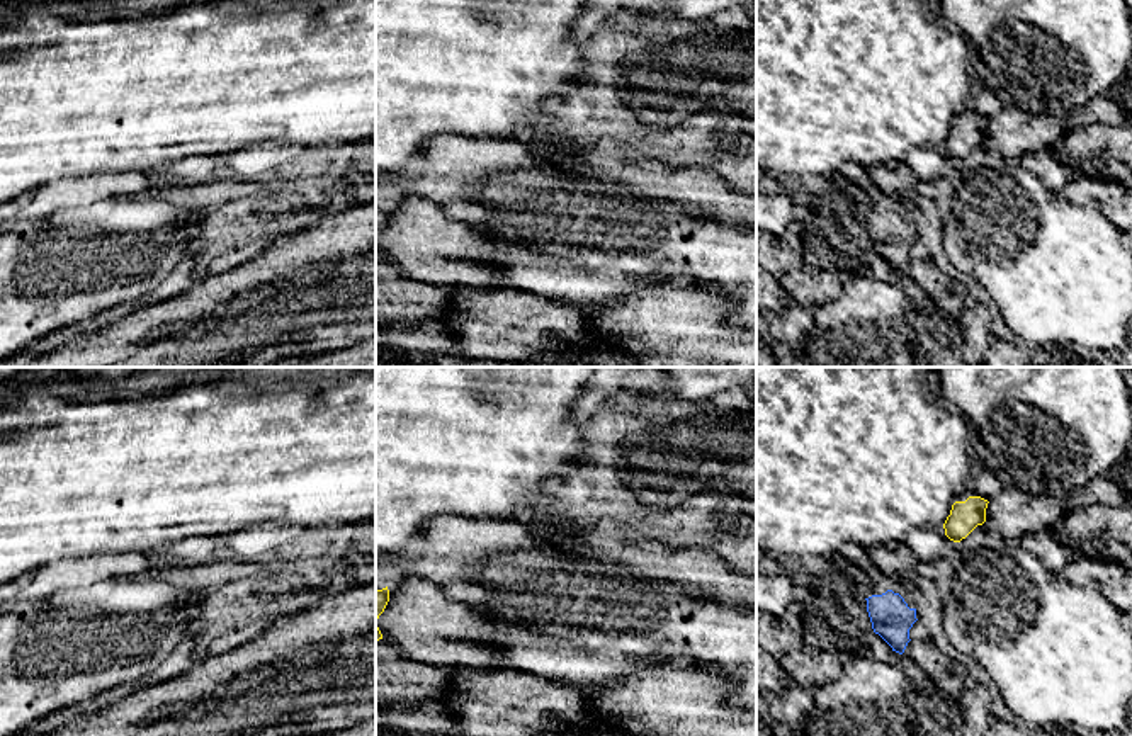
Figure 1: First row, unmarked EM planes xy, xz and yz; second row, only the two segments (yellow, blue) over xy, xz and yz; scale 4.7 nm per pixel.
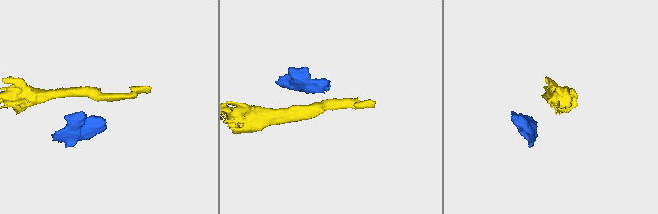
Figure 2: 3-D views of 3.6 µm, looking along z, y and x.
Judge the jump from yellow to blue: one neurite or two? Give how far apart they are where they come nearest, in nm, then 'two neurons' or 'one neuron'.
gap 360 nm; two neurons

